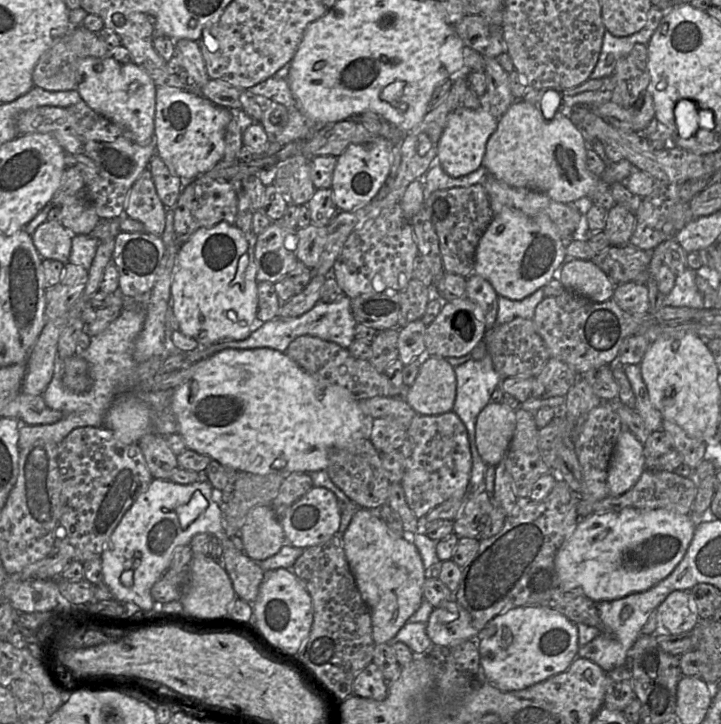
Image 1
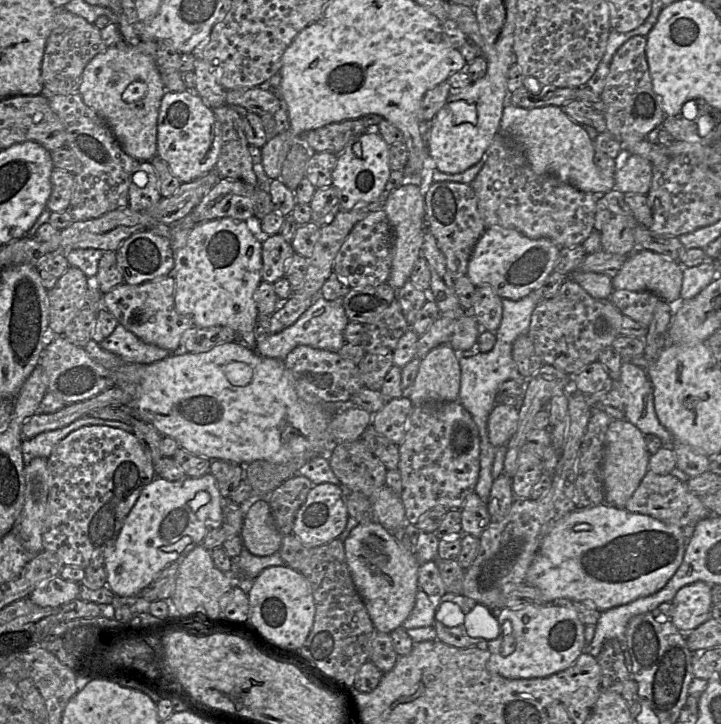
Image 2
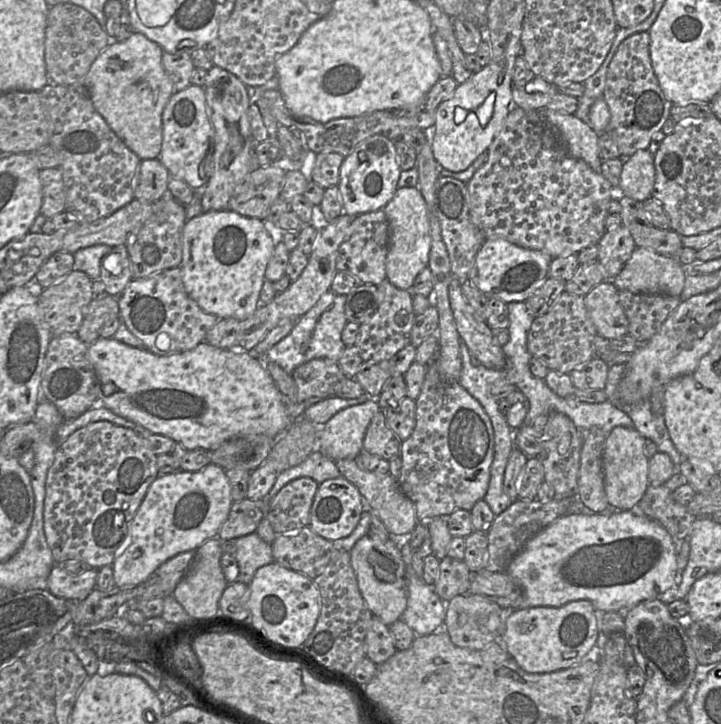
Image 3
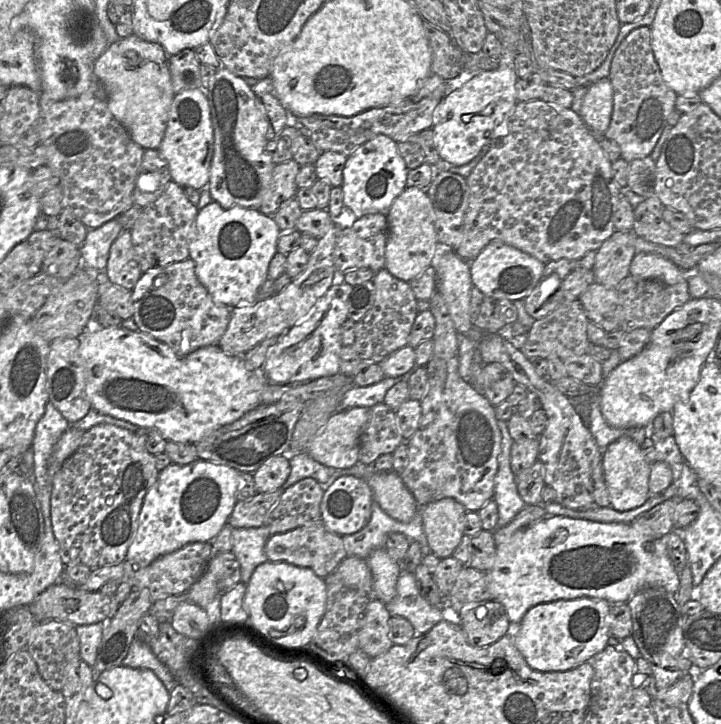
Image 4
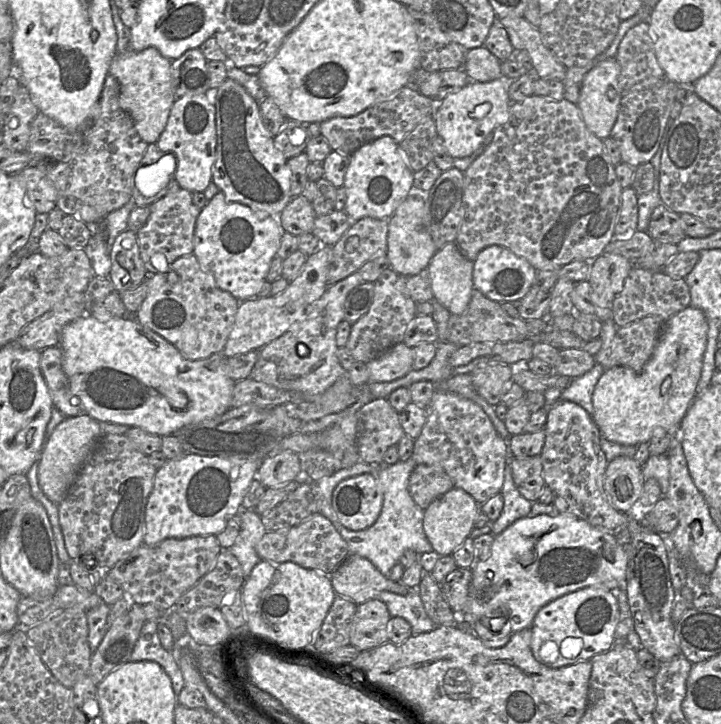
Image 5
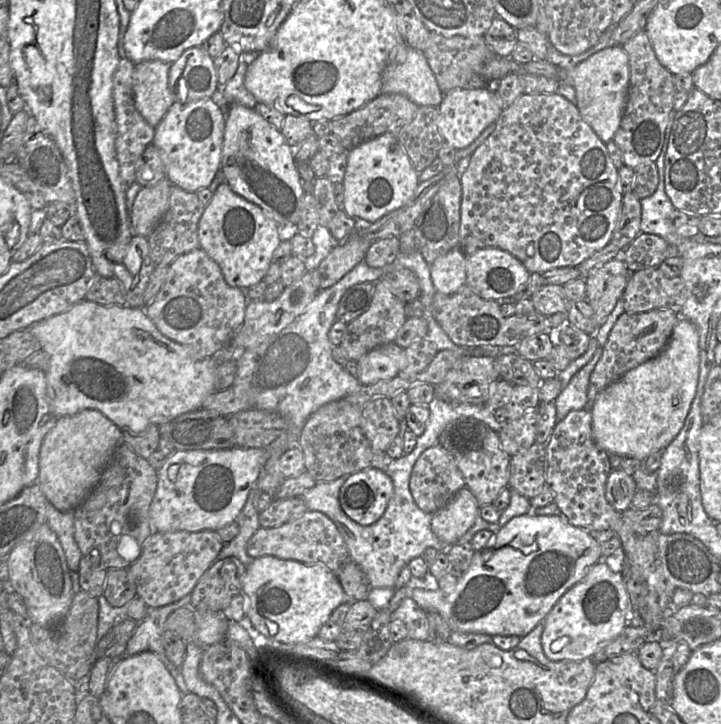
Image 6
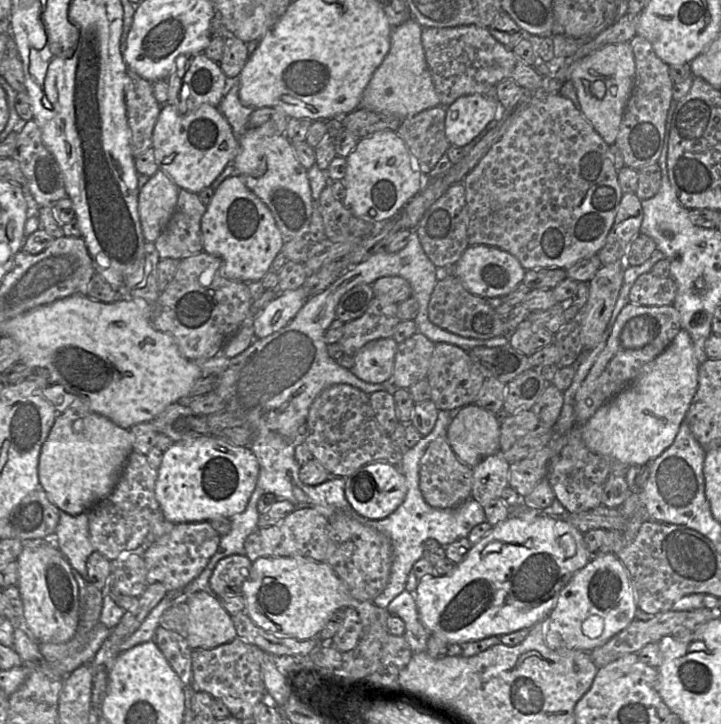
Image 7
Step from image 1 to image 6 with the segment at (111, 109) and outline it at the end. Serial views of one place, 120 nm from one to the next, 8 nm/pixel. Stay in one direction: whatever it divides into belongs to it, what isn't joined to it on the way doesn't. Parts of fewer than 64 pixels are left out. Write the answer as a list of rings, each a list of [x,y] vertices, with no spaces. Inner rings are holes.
[[[147,60],[135,64],[132,91],[136,109],[156,128],[174,102],[168,88],[169,64]]]

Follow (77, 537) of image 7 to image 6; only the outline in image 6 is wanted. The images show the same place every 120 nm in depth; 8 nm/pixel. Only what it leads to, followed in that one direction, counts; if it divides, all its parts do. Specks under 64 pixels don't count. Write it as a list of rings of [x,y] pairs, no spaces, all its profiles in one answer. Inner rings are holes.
[[[47,501],[46,518],[64,551],[69,570],[77,572],[83,555],[74,538],[74,512],[60,511]]]

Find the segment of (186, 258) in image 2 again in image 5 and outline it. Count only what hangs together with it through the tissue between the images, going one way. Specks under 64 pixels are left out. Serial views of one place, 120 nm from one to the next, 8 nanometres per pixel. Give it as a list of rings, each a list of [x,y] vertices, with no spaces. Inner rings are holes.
[[[218,191],[197,217],[193,254],[201,268],[213,275],[221,290],[245,301],[256,297],[266,282],[284,232],[277,216],[255,211],[238,202],[228,202]]]

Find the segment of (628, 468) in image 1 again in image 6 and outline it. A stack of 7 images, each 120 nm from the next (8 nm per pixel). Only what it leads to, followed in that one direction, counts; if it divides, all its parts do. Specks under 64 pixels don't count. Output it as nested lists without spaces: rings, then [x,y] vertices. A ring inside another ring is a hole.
[[[613,469],[608,476],[605,496],[607,502],[618,512],[631,507],[632,499],[637,491],[635,481],[622,469]]]

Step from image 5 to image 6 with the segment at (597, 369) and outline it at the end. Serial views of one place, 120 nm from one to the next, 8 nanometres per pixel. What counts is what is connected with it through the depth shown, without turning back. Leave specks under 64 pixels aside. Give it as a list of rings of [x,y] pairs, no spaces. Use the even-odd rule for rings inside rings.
[[[598,346],[592,359],[583,366],[570,380],[568,385],[555,399],[556,420],[561,421],[572,410],[588,407],[587,391],[592,371],[601,358],[603,347]]]

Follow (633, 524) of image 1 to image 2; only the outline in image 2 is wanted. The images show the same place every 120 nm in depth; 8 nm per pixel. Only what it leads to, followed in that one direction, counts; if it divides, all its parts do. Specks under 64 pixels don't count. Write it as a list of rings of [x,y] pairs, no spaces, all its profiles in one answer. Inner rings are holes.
[[[602,503],[576,509],[553,527],[541,541],[524,583],[537,588],[545,604],[565,598],[602,612],[661,590],[681,566],[686,547],[683,528]]]

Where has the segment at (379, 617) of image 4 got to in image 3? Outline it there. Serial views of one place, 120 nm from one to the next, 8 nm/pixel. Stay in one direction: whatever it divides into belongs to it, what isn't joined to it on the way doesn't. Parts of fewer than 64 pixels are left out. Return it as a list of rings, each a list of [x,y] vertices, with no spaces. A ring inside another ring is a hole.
[[[373,617],[366,635],[366,657],[376,665],[380,665],[394,655],[396,651],[389,626]]]

